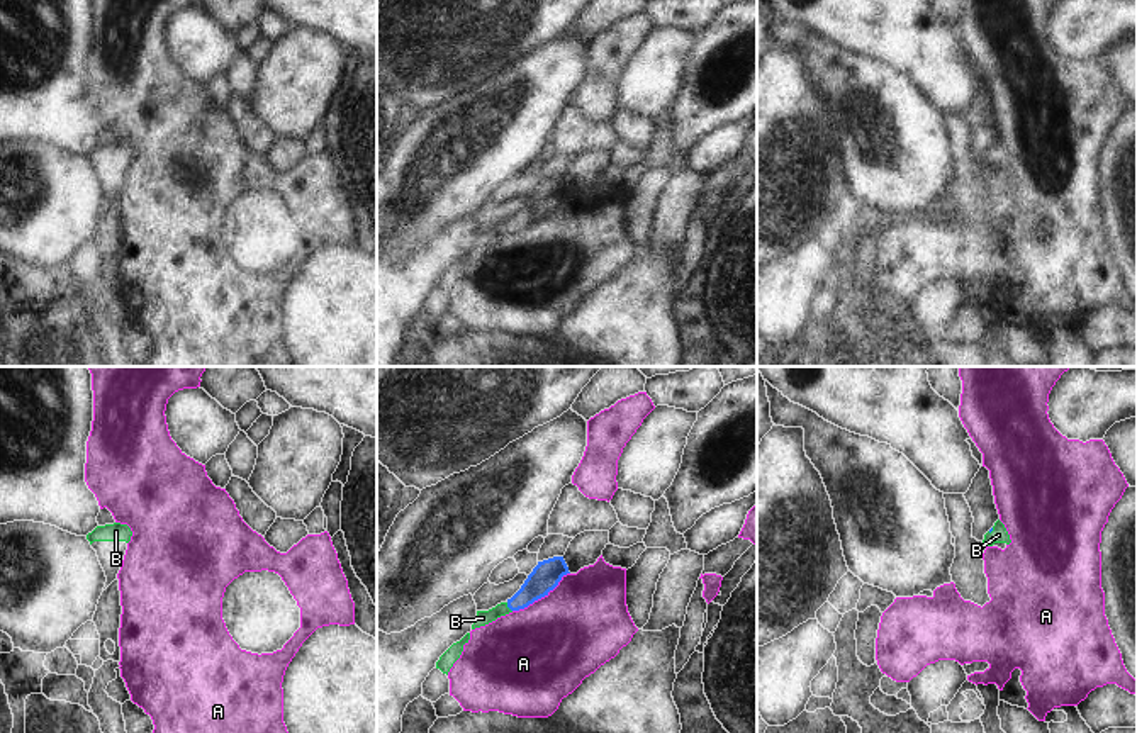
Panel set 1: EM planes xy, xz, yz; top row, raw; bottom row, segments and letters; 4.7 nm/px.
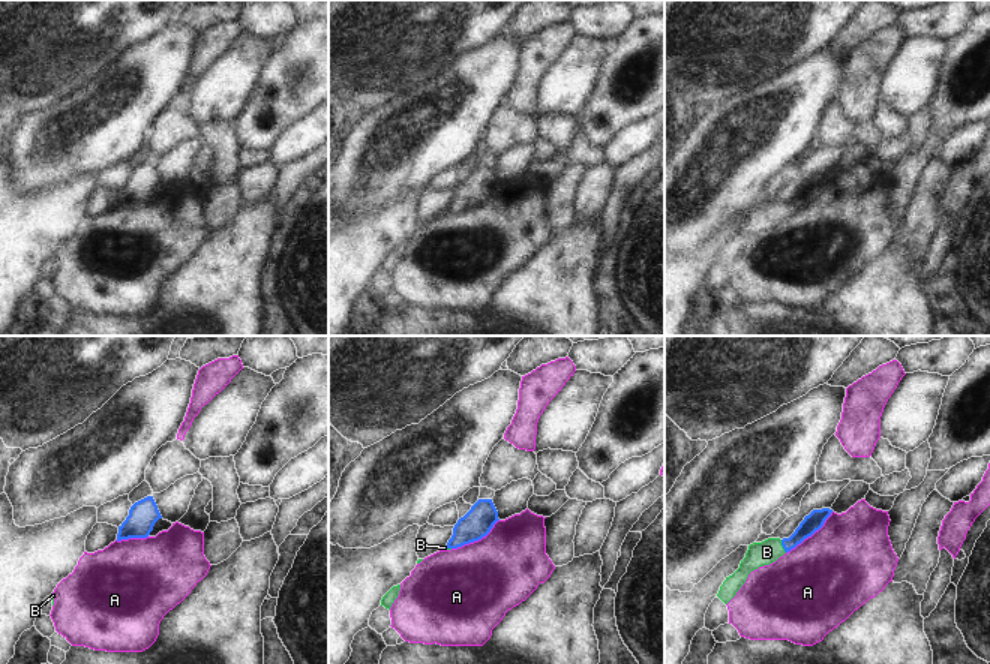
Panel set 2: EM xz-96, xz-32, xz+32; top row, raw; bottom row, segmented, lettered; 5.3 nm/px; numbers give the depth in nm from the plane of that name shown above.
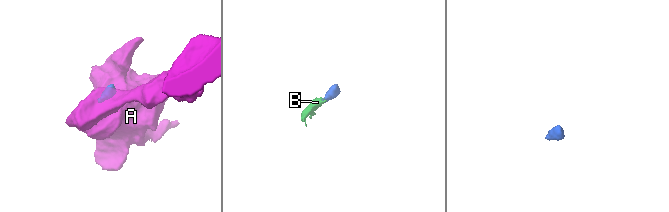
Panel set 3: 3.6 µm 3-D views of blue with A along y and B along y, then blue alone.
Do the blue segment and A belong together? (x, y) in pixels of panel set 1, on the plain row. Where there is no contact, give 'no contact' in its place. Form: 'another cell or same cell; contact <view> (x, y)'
another cell; contact xz (542, 216)

